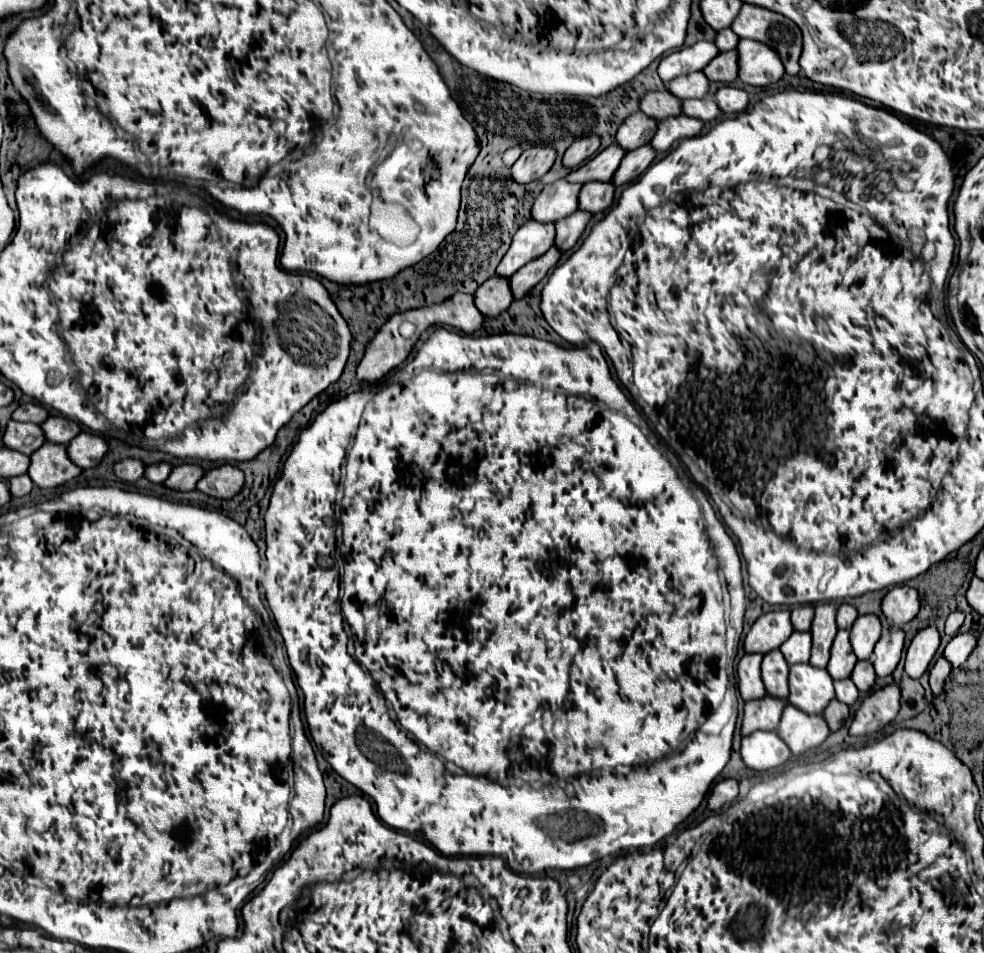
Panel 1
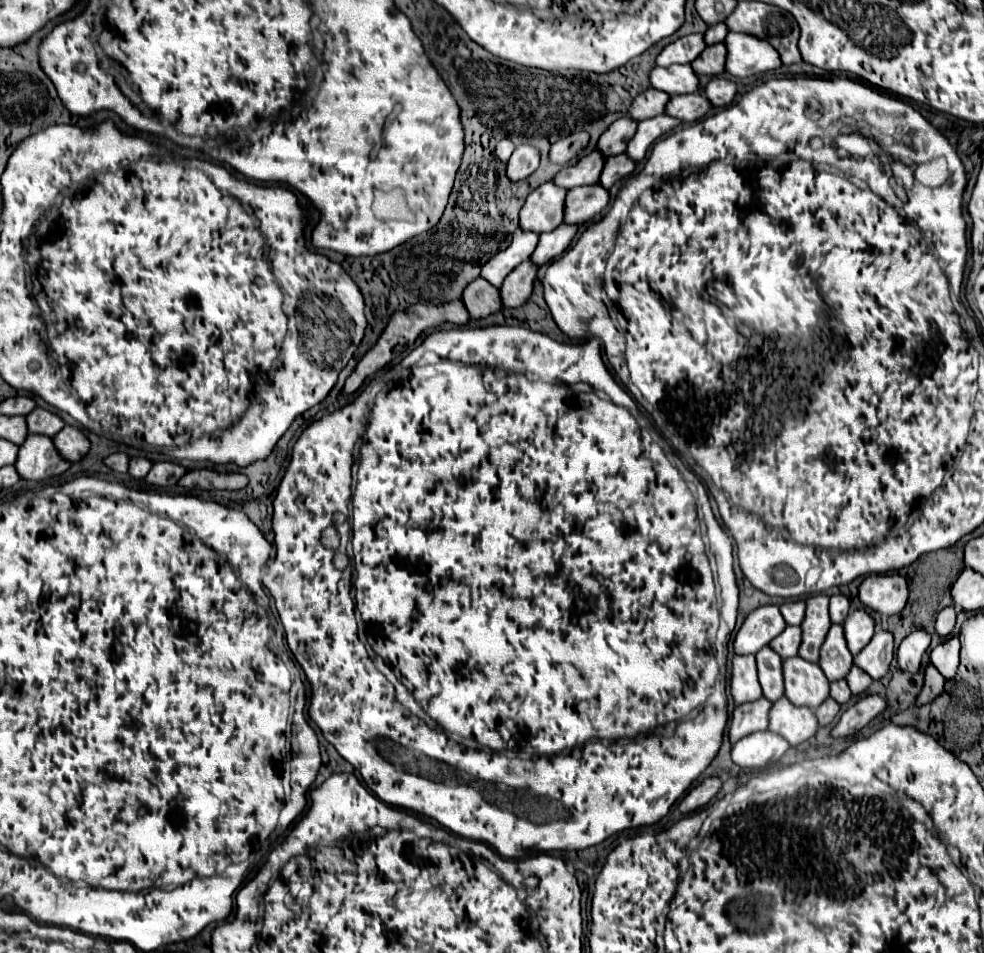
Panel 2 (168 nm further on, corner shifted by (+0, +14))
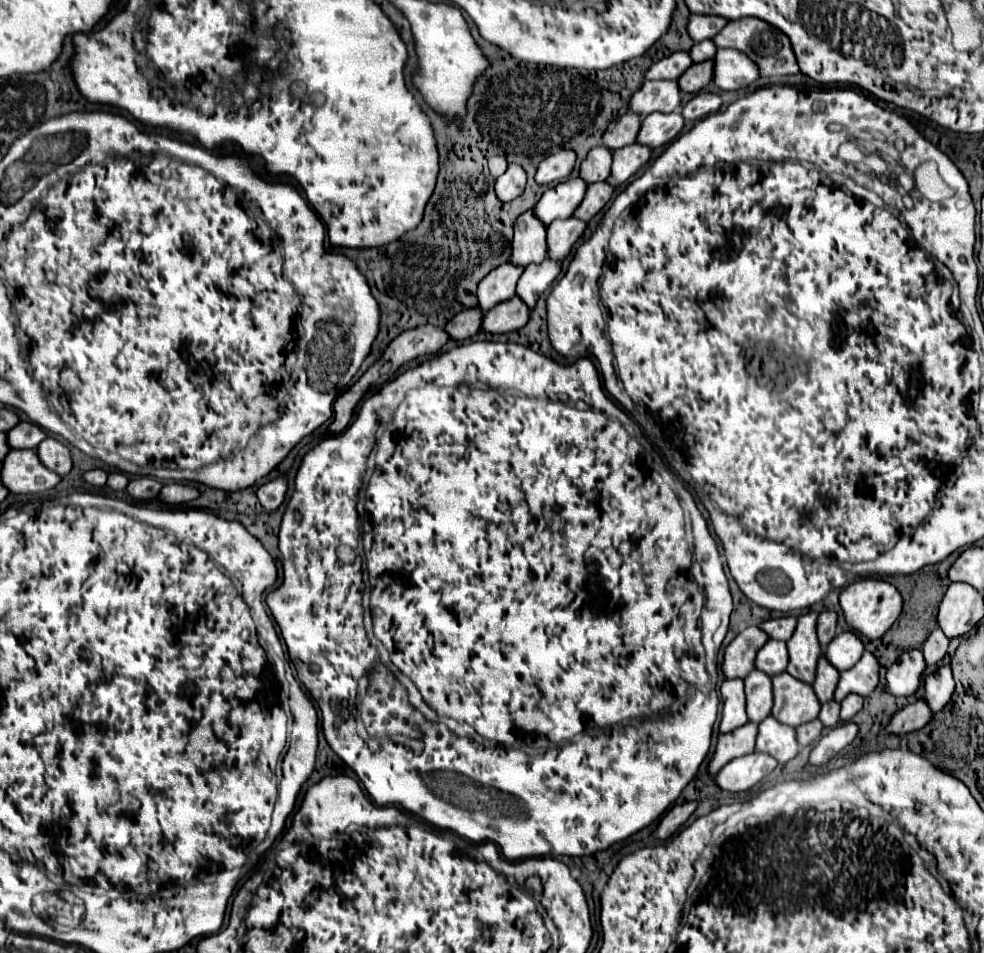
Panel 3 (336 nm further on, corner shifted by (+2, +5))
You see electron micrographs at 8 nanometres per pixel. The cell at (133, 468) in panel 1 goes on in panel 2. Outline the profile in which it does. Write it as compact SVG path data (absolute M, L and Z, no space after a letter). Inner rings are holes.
M114 452L104 458L104 464L114 472L126 472L128 470L128 456L122 452Z

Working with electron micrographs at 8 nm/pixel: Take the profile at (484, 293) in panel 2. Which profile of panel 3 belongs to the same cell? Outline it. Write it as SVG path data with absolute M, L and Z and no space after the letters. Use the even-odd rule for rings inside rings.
M466 307L450 323L446 323L446 331L452 339L468 339L482 329L484 311L480 307Z

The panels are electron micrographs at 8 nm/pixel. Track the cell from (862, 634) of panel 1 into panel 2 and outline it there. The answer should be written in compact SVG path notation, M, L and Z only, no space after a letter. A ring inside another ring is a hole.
M854 610L852 614L848 614L848 618L844 620L842 626L844 626L844 638L846 638L846 644L848 644L848 650L854 656L874 636L874 620L864 610Z

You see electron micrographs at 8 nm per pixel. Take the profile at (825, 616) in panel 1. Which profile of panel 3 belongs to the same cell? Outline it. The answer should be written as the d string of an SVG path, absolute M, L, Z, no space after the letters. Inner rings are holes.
M808 611L798 617L798 627L788 641L788 673L794 675L800 681L812 683L816 675L816 661L822 653L818 633L816 633L816 621L818 621L818 611Z

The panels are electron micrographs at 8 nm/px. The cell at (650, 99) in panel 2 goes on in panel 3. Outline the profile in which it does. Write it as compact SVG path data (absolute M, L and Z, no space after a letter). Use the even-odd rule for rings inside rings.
M624 113L622 117L614 119L610 125L608 125L608 131L604 131L604 145L612 151L620 149L620 147L626 147L630 143L636 141L638 133L640 133L640 127L642 127L642 117L636 115L636 113Z

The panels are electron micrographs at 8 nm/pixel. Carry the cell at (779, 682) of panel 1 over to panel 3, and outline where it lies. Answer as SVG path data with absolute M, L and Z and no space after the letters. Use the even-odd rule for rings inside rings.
M752 669L752 673L744 679L746 685L746 711L748 719L760 723L772 711L772 677L764 671Z

